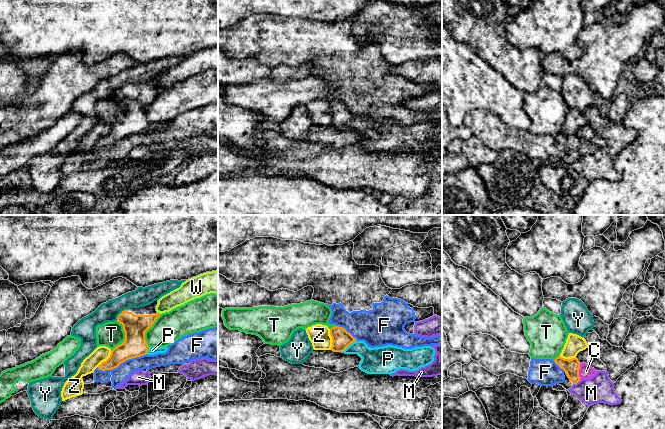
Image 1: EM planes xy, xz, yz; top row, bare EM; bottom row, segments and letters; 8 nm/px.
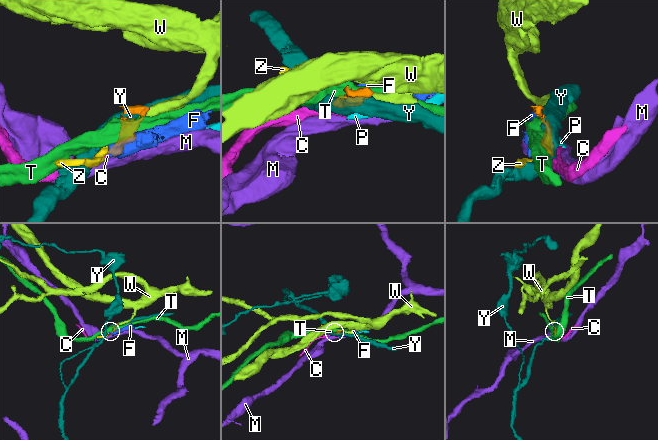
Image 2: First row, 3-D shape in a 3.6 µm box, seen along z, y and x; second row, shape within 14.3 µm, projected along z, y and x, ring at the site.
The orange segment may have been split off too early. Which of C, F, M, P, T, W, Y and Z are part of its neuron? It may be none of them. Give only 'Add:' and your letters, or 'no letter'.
Add: no letter

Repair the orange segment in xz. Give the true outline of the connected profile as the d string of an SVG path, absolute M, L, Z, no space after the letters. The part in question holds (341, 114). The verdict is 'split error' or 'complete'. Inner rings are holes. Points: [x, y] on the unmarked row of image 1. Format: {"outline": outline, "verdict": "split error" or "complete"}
{"outline": "M339 102L331 104L330 111L333 117L331 126L334 128L343 128L350 120L357 117L346 105Z", "verdict": "complete"}

